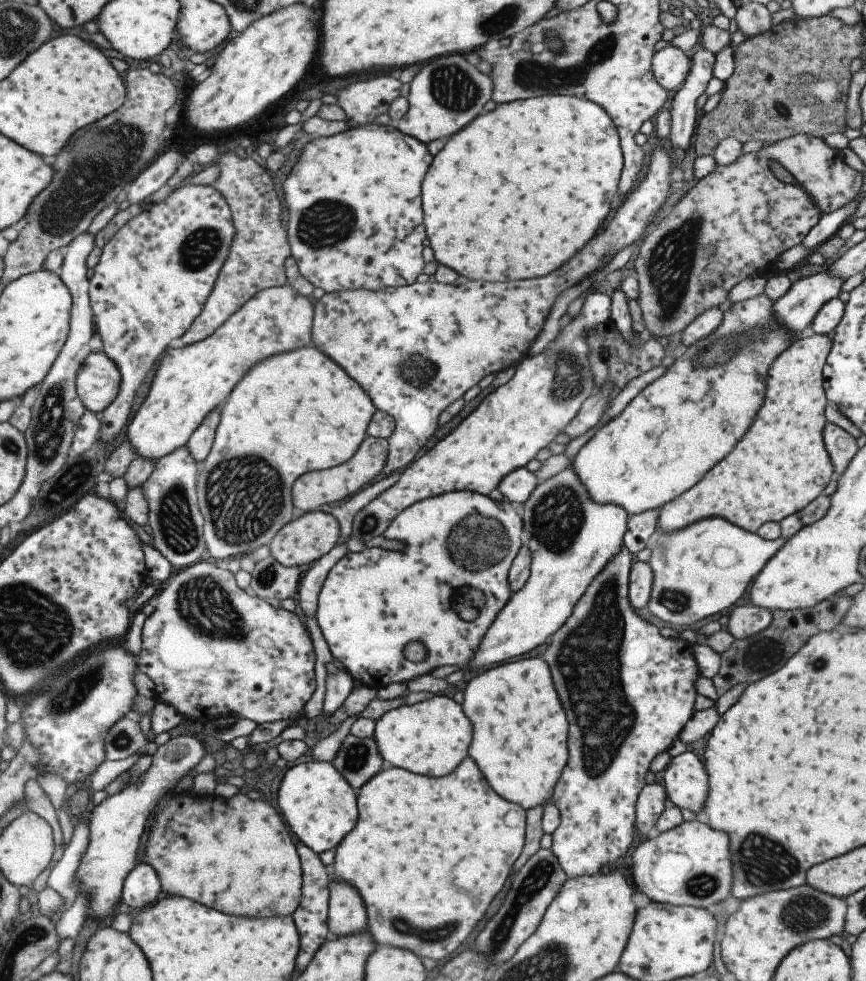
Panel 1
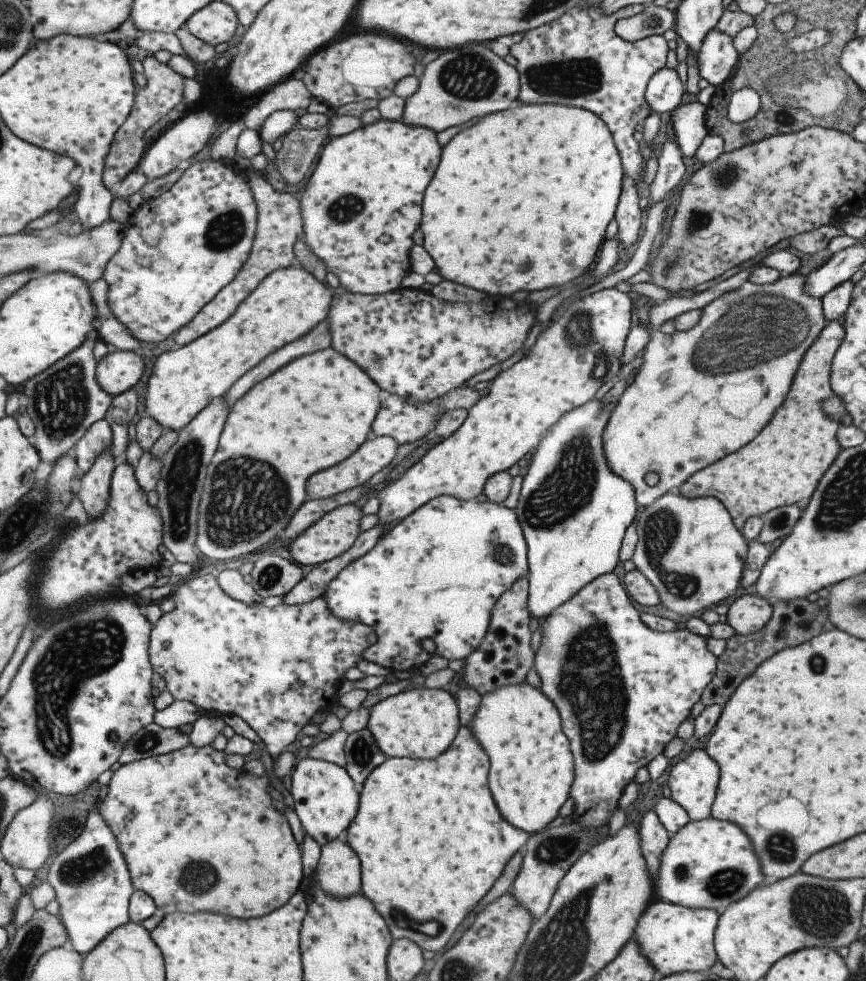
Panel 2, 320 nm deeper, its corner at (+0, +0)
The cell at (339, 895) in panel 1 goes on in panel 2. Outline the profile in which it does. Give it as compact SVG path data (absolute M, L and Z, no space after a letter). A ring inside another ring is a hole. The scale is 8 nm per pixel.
M344 837L320 846L315 873L321 890L330 897L360 892L360 860Z

